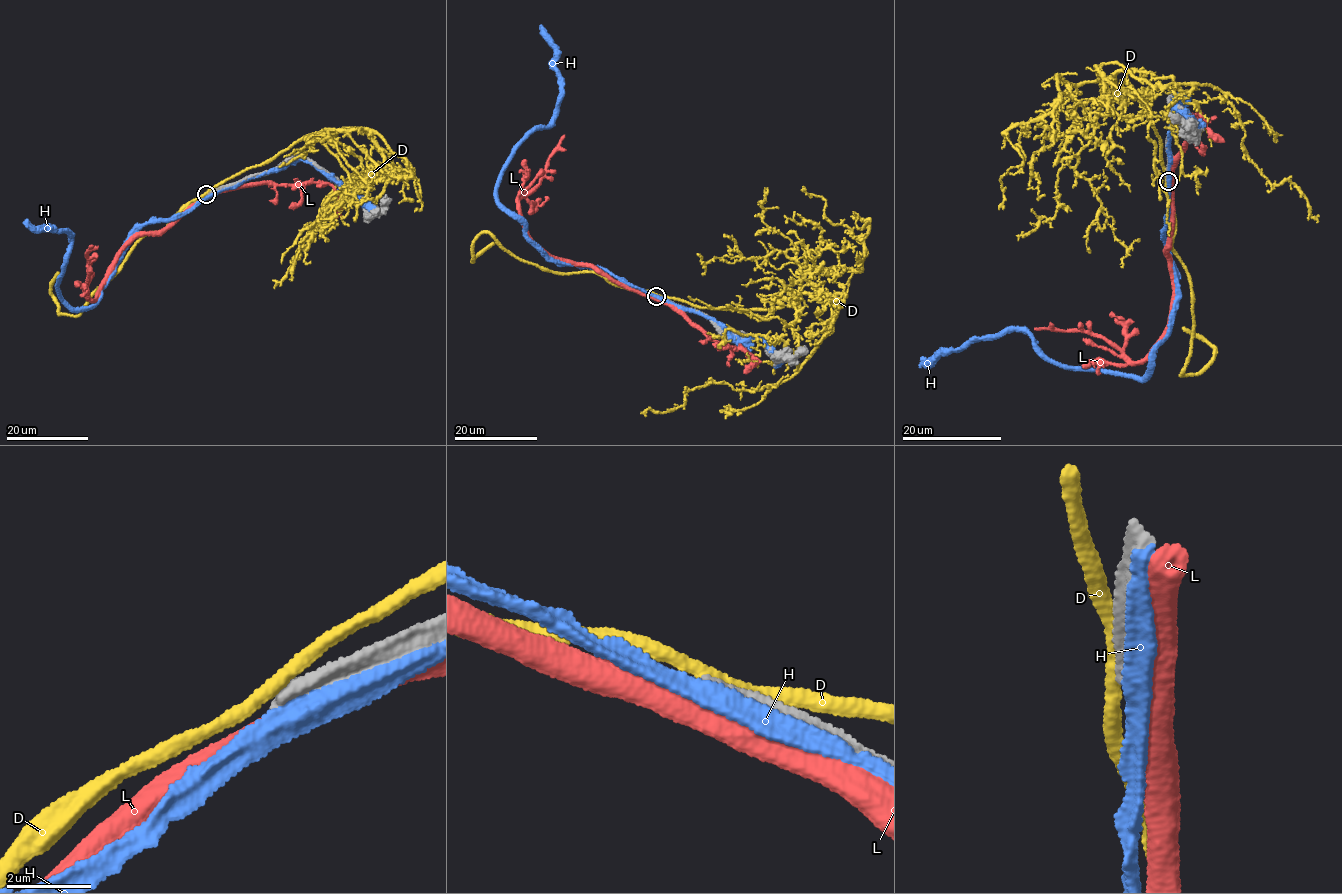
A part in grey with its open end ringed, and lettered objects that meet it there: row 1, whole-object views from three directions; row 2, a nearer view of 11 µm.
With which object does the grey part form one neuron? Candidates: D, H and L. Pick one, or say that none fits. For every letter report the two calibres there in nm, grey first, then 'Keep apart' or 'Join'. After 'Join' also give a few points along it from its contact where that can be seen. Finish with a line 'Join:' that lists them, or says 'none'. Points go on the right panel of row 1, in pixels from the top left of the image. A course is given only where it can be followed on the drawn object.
D: Thickness 550 nm (grey) against 340 nm. Keep apart
H: Thickness 500 nm (grey) against 420 nm. Keep apart
L: Thickness 480 nm (grey) against 550 nm. Keep apart
Join: none

